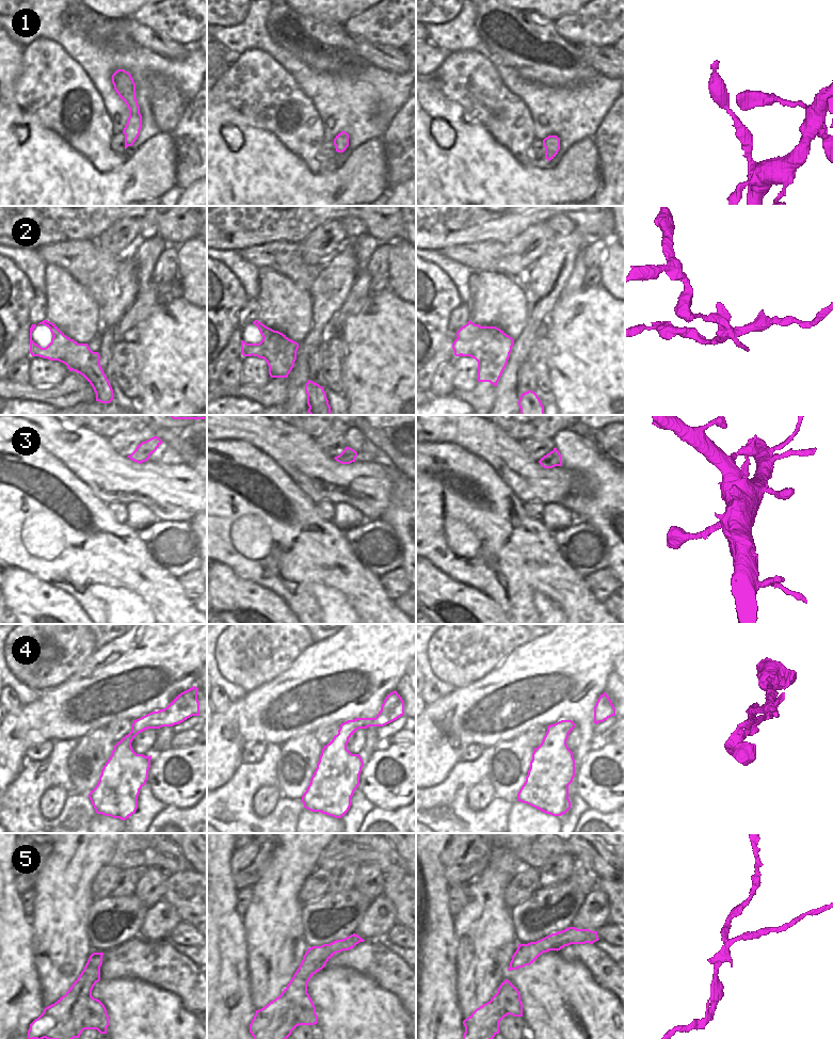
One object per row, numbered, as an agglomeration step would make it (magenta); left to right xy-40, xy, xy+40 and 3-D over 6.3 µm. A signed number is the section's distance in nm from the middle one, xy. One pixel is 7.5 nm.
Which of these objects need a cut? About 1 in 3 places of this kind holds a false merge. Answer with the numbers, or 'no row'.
1, 2, 5

